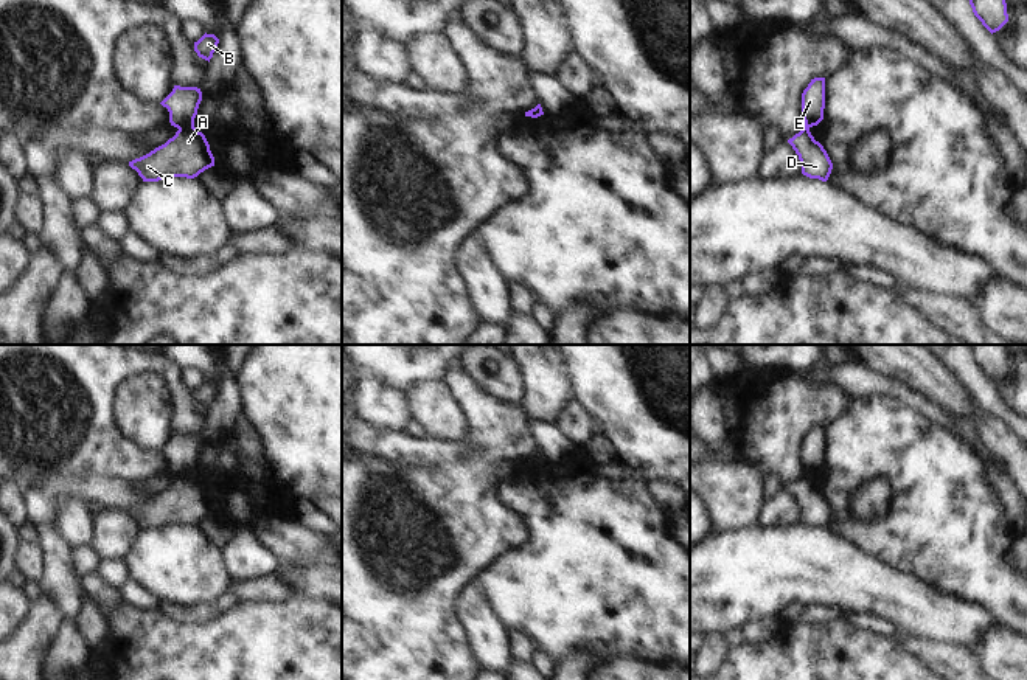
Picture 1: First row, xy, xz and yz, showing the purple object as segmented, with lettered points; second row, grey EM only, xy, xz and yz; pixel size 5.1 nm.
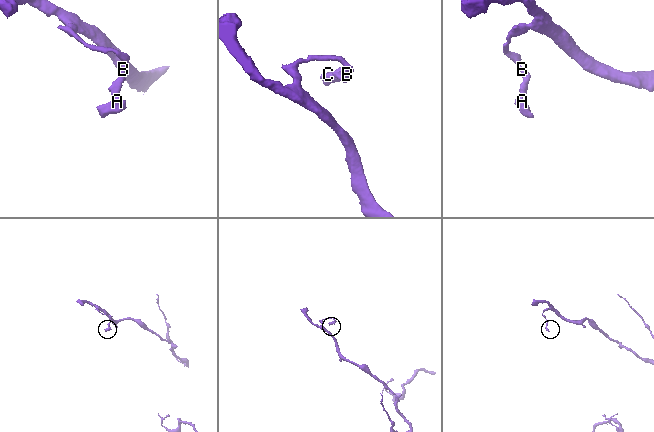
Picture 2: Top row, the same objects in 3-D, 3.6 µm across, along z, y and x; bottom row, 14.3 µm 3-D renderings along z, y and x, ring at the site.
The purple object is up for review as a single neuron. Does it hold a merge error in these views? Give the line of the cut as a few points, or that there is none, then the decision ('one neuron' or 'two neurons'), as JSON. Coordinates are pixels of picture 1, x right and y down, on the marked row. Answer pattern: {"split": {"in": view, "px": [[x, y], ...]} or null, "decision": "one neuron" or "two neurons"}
{"split": {"in": "xy", "px": [[193, 124], [185, 124], [179, 129]]}, "decision": "two neurons"}

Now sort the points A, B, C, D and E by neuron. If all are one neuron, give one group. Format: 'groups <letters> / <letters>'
groups A C D / B E

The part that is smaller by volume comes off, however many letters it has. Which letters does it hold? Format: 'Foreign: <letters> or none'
Foreign: A, C, D

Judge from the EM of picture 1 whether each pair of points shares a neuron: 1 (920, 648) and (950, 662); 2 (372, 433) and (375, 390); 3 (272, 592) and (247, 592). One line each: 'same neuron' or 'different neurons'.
1: same neuron
2: different neurons
3: same neuron

